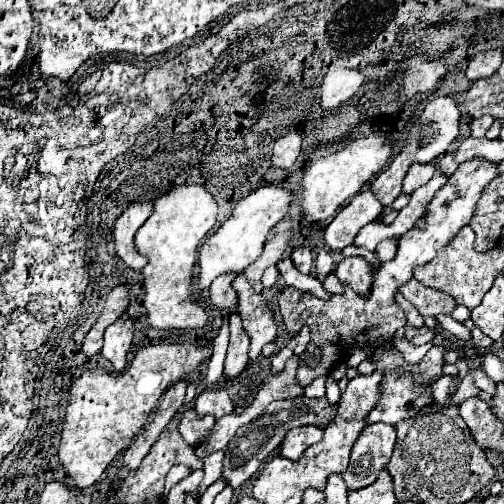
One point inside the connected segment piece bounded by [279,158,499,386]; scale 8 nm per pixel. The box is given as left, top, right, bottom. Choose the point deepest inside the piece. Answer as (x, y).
(350, 321)

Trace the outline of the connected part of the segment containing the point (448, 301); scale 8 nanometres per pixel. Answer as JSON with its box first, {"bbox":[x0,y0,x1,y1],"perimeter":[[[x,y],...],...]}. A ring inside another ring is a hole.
{"bbox":[401,280,455,316],"perimeter":[[[409,280],[407,286],[401,288],[401,292],[411,288],[411,292],[417,294],[417,302],[419,304],[415,308],[419,310],[419,314],[423,314],[423,316],[437,316],[437,314],[451,314],[453,312],[455,302],[447,294],[443,294],[439,290],[433,290],[433,288],[423,290],[423,284],[421,286],[409,286],[409,284],[413,284],[413,280]],[[423,298],[427,298],[427,302],[423,302]]]}

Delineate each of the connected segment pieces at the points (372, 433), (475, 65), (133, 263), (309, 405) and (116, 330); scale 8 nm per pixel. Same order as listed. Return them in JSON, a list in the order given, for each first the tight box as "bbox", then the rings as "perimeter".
[{"bbox":[341,424,395,490],"perimeter":[[[369,424],[353,446],[347,472],[341,474],[349,490],[361,490],[377,480],[377,474],[389,464],[395,446],[395,428],[389,424]]]},{"bbox":[465,50,503,82],"perimeter":[[[487,50],[487,52],[479,52],[469,60],[469,66],[465,70],[467,78],[471,82],[479,80],[479,78],[487,78],[493,72],[497,72],[497,68],[501,66],[503,60],[503,50]]]},{"bbox":[115,202,153,270],"perimeter":[[[137,202],[131,204],[115,222],[115,250],[123,262],[127,262],[129,268],[141,270],[147,262],[143,254],[133,246],[135,232],[143,226],[143,222],[153,214],[153,202]]]},{"bbox":[223,396,337,488],"perimeter":[[[297,396],[297,398],[289,398],[289,400],[271,402],[271,406],[267,406],[263,416],[259,416],[257,420],[241,426],[237,430],[237,434],[233,436],[233,440],[229,442],[227,454],[225,454],[225,460],[223,460],[223,476],[227,478],[229,486],[239,488],[245,480],[249,480],[261,468],[261,464],[267,460],[267,456],[281,446],[285,434],[291,428],[307,426],[307,424],[313,424],[317,428],[325,428],[335,418],[335,414],[337,414],[335,410],[337,408],[331,406],[325,396],[323,398]]]},{"bbox":[101,314,133,372],"perimeter":[[[123,314],[105,332],[105,344],[101,354],[113,364],[115,372],[121,372],[127,364],[127,352],[133,342],[133,320]]]}]

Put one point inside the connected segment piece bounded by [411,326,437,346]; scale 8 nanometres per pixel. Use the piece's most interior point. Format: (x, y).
(424, 335)

